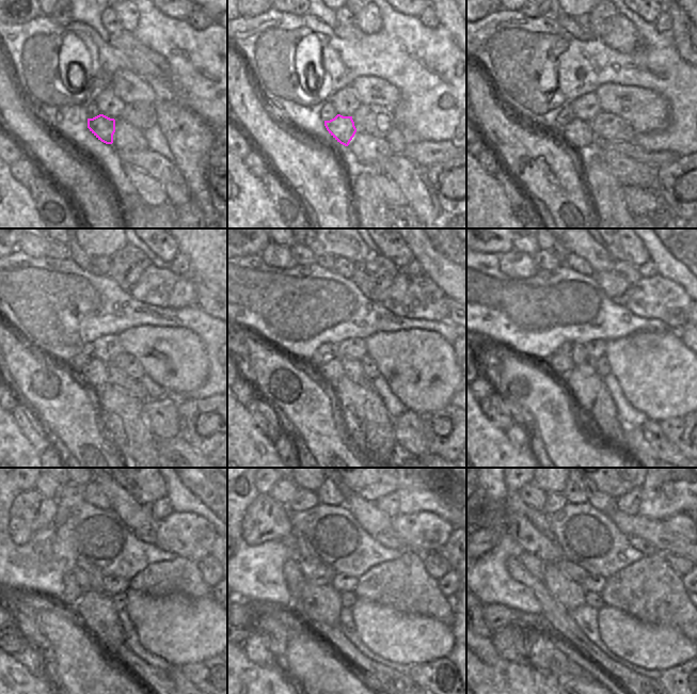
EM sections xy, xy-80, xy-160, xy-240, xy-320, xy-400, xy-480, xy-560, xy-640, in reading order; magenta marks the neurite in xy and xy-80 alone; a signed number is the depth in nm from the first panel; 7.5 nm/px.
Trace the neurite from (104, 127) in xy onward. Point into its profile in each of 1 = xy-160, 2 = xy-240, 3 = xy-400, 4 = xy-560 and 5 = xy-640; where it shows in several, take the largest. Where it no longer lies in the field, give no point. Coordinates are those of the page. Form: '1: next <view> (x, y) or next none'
1: next xy-160 (577, 135)
2: next xy-240 (95, 374)
3: next xy-400 (561, 365)
4: next xy-560 (300, 586)
5: next xy-640 (533, 564)

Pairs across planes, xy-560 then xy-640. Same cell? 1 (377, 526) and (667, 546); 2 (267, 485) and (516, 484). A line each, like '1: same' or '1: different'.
1: same
2: same

